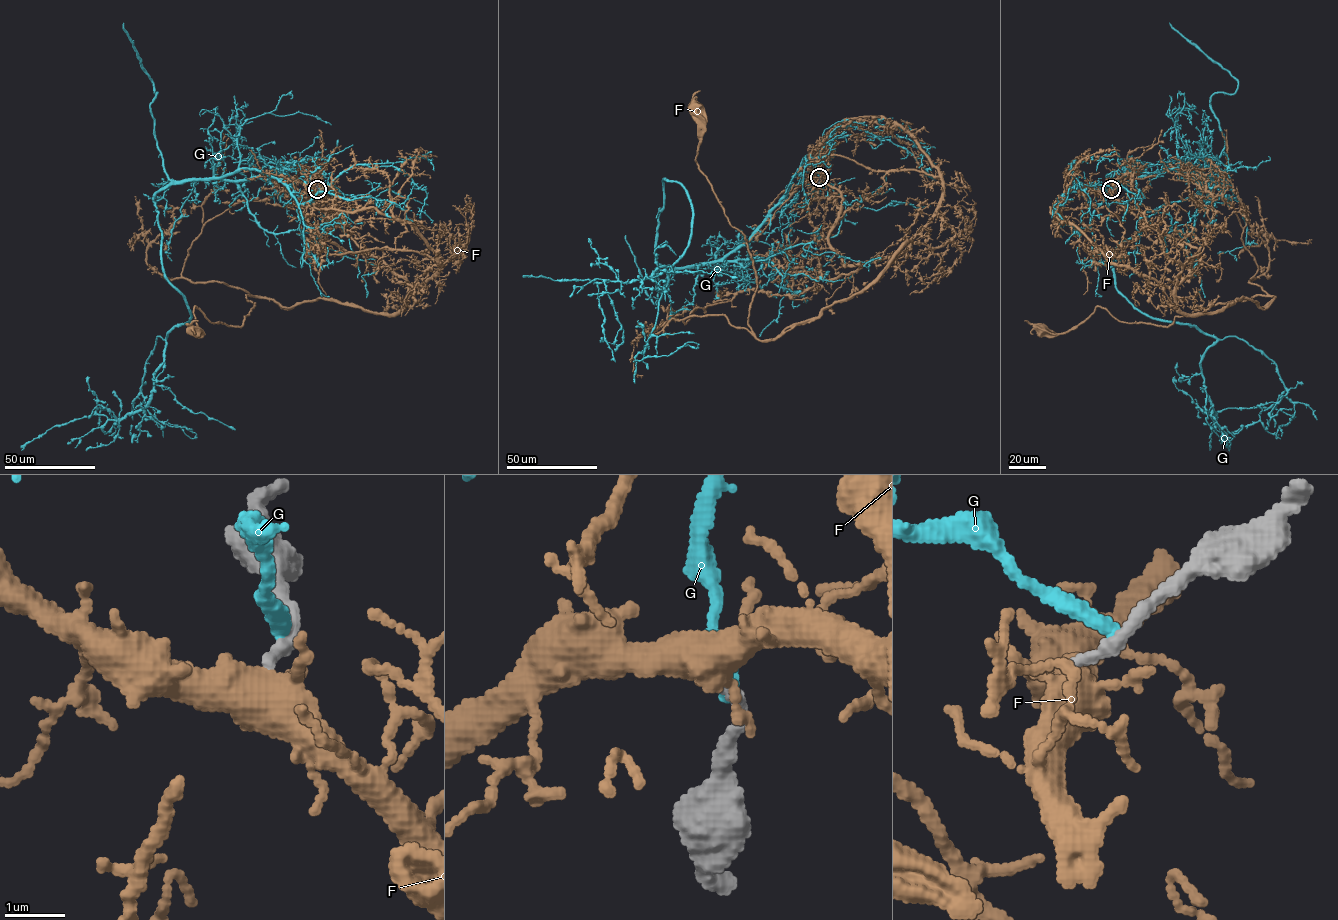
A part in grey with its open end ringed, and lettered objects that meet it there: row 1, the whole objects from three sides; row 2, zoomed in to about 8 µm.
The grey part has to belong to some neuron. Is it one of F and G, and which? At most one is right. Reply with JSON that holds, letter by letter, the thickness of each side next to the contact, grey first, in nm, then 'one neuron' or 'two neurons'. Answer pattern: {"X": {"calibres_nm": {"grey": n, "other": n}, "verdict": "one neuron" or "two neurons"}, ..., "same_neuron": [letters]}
{"F": {"calibres_nm": {"grey": 200, "other": 440}, "verdict": "two neurons"}, "G": {"calibres_nm": {"grey": 280, "other": 280}, "verdict": "two neurons"}, "same_neuron": []}

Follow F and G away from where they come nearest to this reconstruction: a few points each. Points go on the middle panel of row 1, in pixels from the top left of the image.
F: (819, 178), (845, 263), (909, 245), (759, 340), (753, 260), (696, 161), (695, 108)
G: (819, 179), (680, 267), (655, 259), (664, 179), (689, 242), (668, 282), (604, 282), (615, 351)

